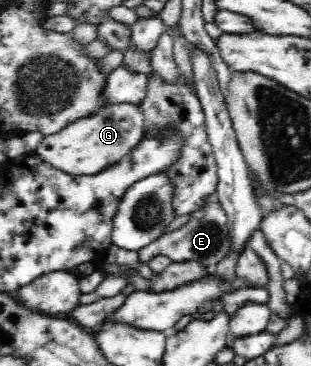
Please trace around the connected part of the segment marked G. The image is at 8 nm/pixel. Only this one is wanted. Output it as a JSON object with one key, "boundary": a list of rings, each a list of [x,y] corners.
{"boundary":[[[113,104],[90,117],[80,118],[63,127],[57,134],[43,138],[34,153],[60,171],[73,176],[93,176],[117,165],[125,155],[133,153],[146,137],[145,117],[138,106]]]}

